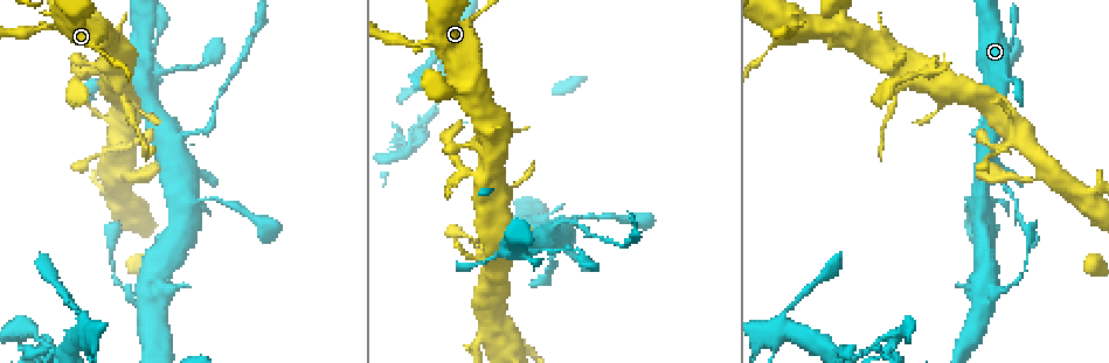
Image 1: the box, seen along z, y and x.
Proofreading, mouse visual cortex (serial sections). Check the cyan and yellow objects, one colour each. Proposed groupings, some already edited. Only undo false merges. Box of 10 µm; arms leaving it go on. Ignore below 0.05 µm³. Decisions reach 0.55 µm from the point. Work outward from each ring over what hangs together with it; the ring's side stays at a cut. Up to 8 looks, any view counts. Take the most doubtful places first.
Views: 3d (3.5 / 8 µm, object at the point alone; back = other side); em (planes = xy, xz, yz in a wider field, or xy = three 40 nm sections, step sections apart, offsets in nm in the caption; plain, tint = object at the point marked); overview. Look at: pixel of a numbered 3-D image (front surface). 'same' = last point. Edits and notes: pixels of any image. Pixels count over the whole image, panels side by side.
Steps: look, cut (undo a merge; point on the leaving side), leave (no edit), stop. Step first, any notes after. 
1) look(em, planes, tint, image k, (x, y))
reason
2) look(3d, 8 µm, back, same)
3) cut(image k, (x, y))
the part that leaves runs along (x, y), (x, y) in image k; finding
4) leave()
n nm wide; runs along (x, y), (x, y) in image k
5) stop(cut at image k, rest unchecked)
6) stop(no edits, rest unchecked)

look(em, xy, step 5, tint, image 1, (180, 135))
three arms meet

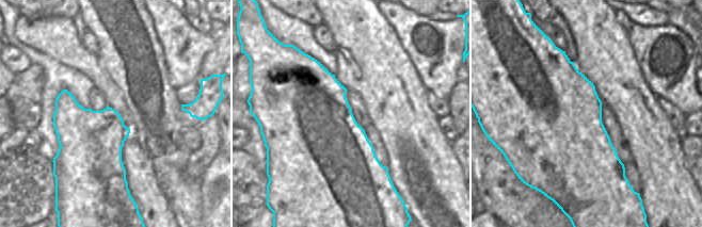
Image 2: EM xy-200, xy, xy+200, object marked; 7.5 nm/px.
look(3d, 3.5 µm, same)
see where the arms go

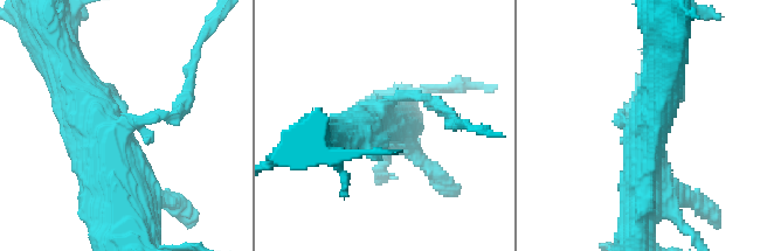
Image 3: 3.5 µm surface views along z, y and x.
leave()
one cell here

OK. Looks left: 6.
look(3d, 3.5 µm, back, image 1, (479, 177))
sharp bend

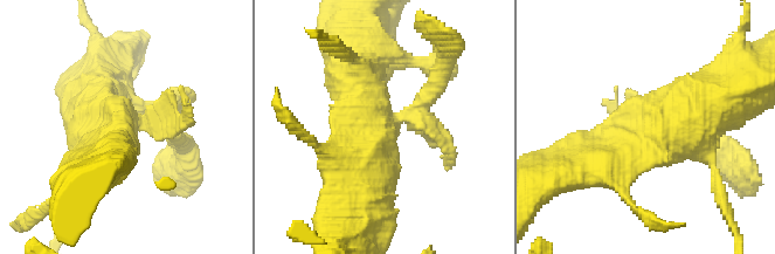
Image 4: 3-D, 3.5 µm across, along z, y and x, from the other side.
look(em, xy, step 1, tint, image 4, (385, 125))
now the EM

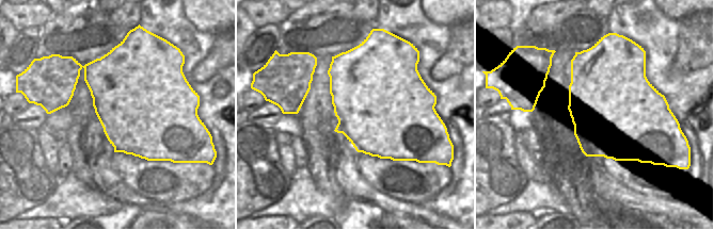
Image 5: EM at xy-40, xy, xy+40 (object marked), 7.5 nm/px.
leave()
runs along (724, 105), (693, 128), (586, 164) in image 4; one cell here

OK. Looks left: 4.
look(3d, 3.5 µm, image 1, (137, 302))
thick turns thin

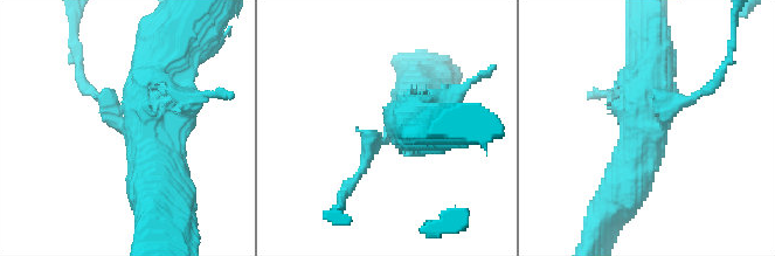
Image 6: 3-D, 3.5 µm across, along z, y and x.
look(em, xy, step 5, tint, image 6, (385, 137))

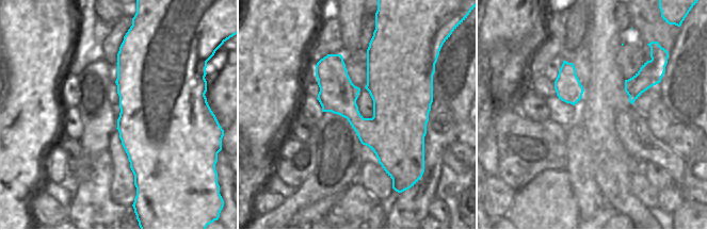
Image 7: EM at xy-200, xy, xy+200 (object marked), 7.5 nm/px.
look(em, xy, step 3, tint, same)
cut it another way

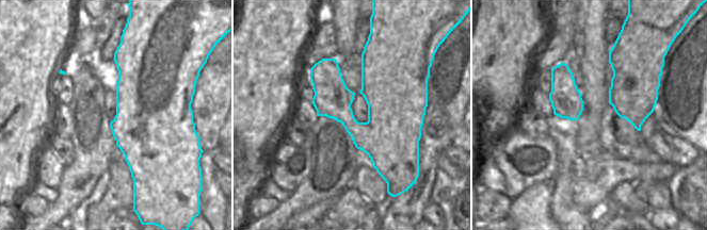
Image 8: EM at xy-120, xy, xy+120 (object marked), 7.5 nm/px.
leave()
all the same cell

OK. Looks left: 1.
stop(no edits, rest unchecked)

